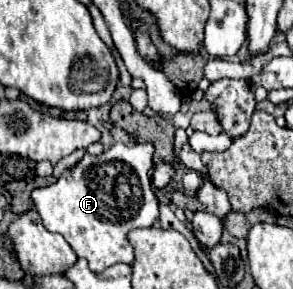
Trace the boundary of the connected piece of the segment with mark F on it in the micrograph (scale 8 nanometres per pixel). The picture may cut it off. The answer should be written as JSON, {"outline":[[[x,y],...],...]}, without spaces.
{"outline":[[[114,144],[110,150],[100,156],[84,154],[84,158],[72,168],[66,170],[60,180],[46,188],[36,188],[32,192],[34,206],[50,232],[58,232],[74,248],[78,258],[86,258],[92,272],[104,272],[108,266],[124,262],[134,262],[134,252],[128,242],[128,232],[134,228],[150,228],[158,220],[158,198],[152,190],[152,144]]]}

